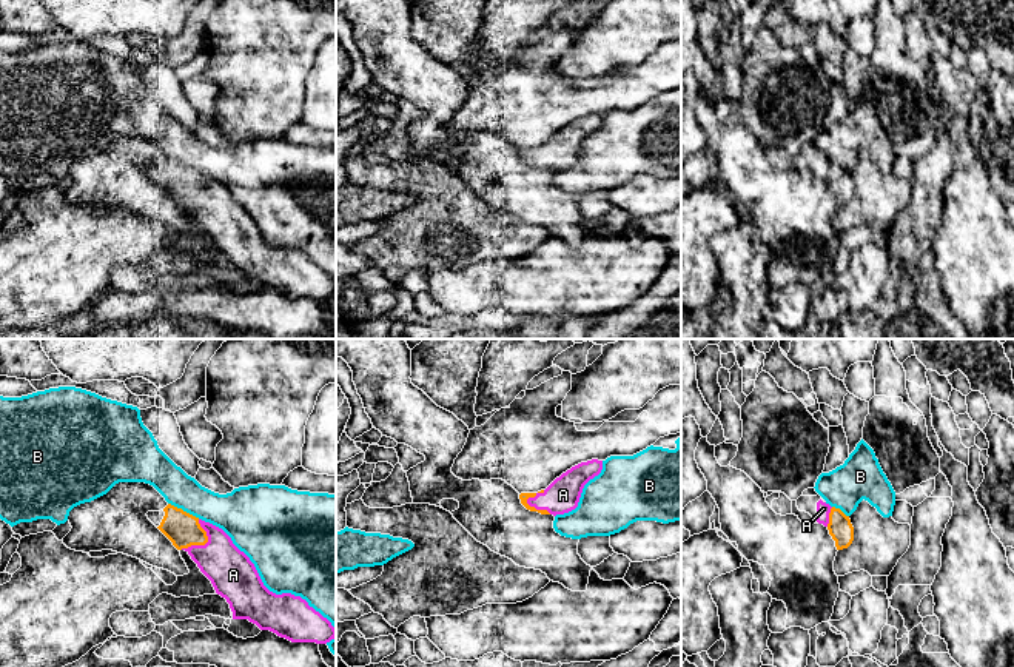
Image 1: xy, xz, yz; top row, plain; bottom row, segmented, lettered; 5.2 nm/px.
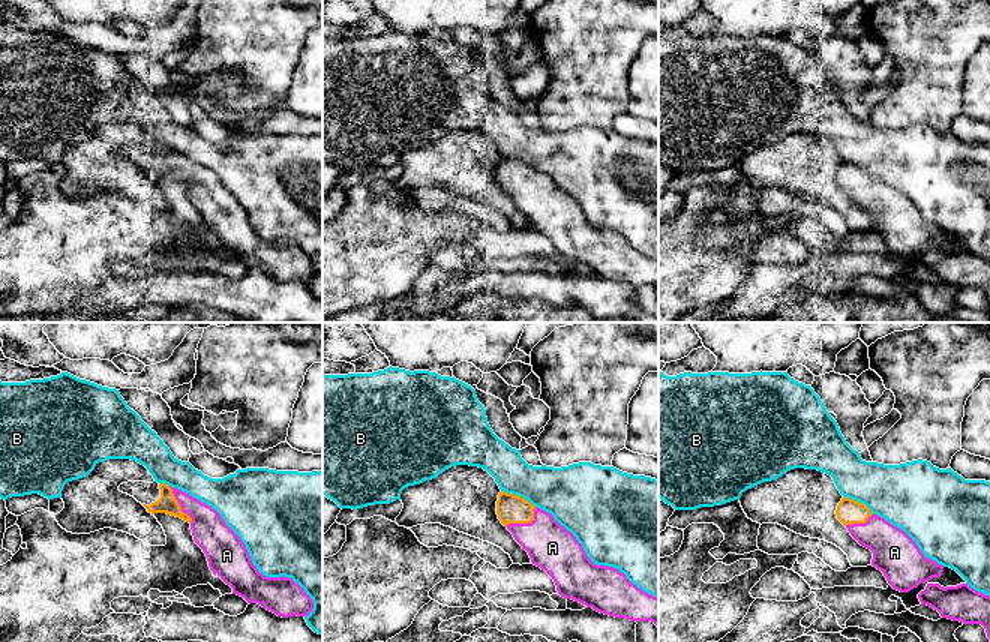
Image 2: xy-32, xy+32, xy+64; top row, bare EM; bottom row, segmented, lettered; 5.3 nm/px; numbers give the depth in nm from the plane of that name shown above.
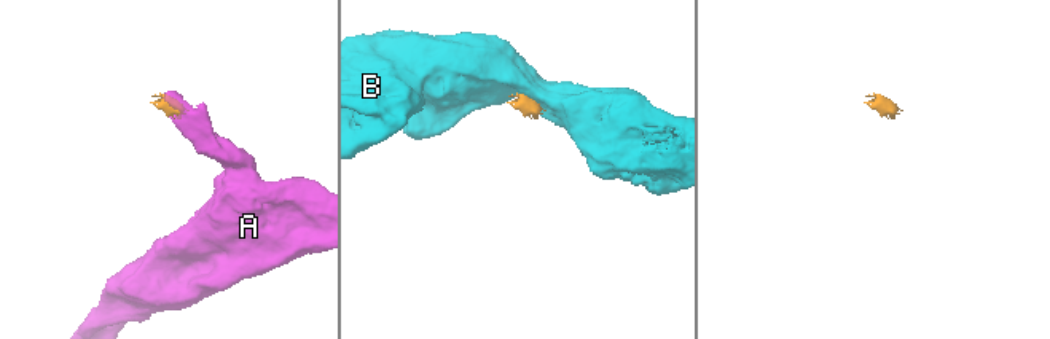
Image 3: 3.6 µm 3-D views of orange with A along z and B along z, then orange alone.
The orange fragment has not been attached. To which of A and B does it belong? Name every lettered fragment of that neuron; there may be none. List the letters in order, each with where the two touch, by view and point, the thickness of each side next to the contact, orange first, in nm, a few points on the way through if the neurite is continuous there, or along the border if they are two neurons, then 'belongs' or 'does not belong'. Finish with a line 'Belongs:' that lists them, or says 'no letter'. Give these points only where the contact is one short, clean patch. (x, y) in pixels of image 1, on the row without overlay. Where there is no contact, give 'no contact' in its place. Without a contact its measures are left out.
A: meets orange in xy at (204, 199); 180 nm thick on the orange side, 240 nm on the other; runs through xy (182, 184), (204, 199), (233, 230); belongs
B: meets orange in xy at (182, 165); 180 nm thick on the orange side, 200 nm on the other; border along xy (168, 157), (199, 173); does not belong
Belongs: A

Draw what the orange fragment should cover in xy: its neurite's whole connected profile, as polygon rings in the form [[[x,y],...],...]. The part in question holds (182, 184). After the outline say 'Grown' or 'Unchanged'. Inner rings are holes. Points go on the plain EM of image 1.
[[[171,159],[146,171],[177,205],[191,211],[230,259],[233,274],[248,274],[291,297],[327,299],[336,293],[331,277],[305,254],[270,246],[250,213],[222,183]]]. Grown

